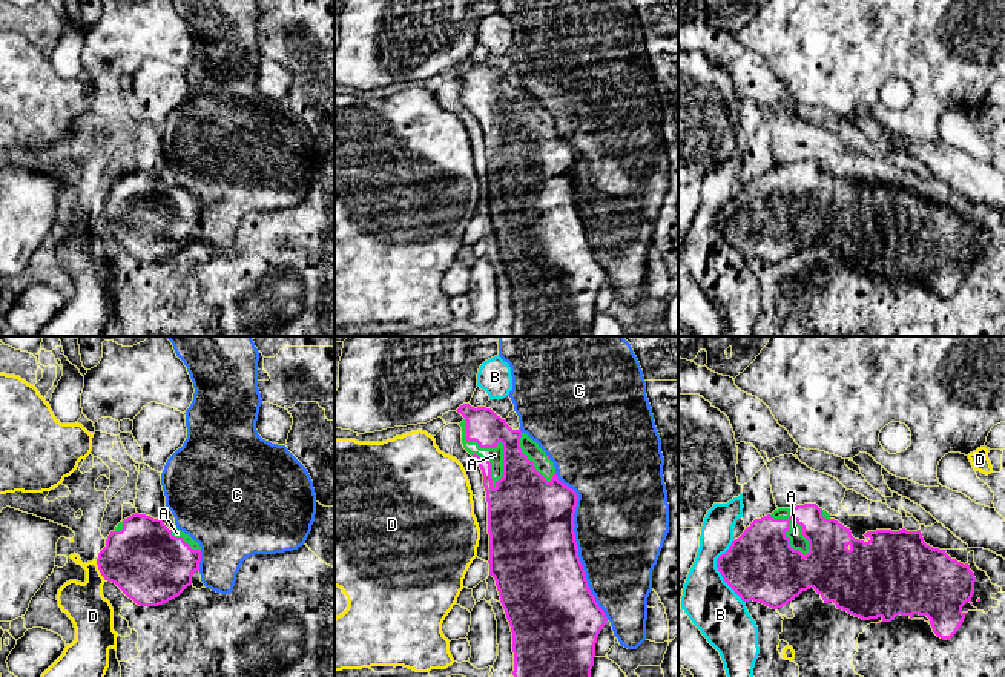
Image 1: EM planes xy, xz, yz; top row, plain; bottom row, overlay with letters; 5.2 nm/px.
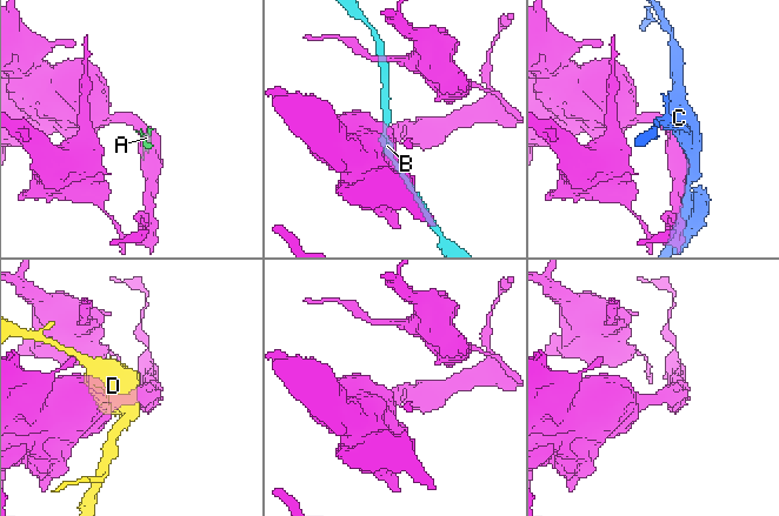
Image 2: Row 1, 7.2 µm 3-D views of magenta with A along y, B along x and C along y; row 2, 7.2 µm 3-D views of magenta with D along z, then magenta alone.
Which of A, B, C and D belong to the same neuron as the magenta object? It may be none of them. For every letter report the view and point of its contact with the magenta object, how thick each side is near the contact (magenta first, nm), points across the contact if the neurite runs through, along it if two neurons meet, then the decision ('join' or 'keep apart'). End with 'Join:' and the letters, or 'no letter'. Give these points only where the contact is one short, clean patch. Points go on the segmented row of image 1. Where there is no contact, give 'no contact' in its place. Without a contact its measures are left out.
A: xz (497, 442) | 200/80 nm | join
B: yz (718, 570) | 380/280 nm | keep apart
C: xz (576, 545) | 460/480 nm | keep apart
D: xy (100, 571) | 400/220 nm | keep apart
Join: A

